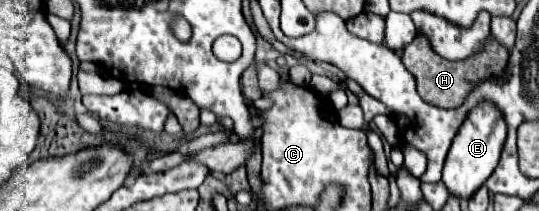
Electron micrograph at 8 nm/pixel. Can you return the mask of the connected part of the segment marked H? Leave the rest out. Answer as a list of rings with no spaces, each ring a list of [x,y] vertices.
[[[416,34],[416,38],[402,48],[400,58],[404,66],[408,68],[408,72],[416,78],[422,100],[438,108],[458,108],[462,100],[466,98],[466,92],[470,92],[470,88],[474,88],[478,80],[484,80],[486,76],[500,76],[504,72],[506,56],[508,56],[508,50],[494,36],[488,36],[480,52],[464,60],[446,60],[434,52],[430,40],[424,34]]]

